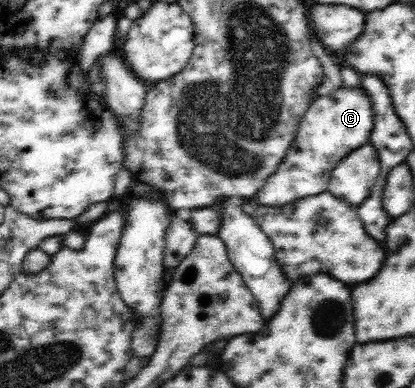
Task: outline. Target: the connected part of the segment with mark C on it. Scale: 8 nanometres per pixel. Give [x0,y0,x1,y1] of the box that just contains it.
[254,87,373,206]

